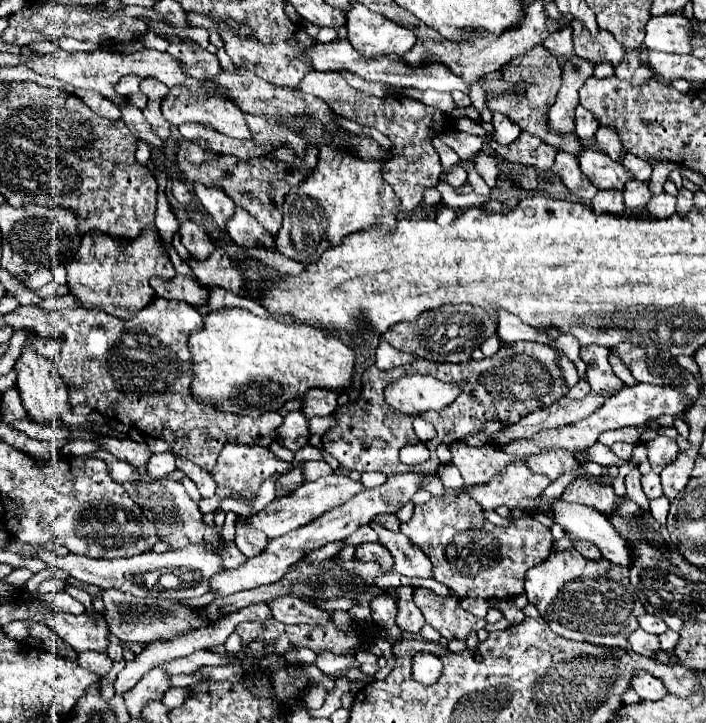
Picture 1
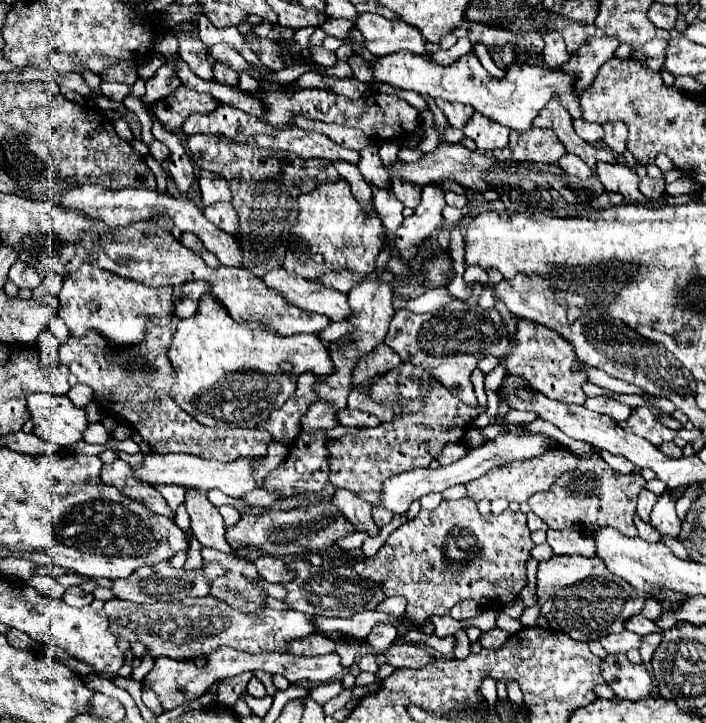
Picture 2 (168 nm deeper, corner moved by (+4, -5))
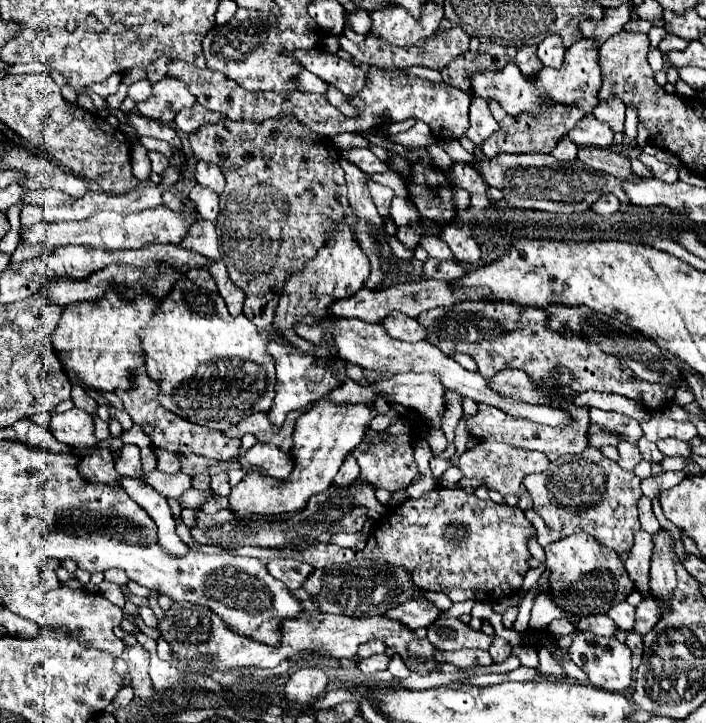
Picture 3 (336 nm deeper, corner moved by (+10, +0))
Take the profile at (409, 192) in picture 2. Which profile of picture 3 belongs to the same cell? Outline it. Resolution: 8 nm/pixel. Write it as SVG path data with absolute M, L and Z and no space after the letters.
M384 172L384 174L374 174L372 180L388 186L394 190L396 196L408 196L408 188L406 188L406 182L404 178L398 174L398 172Z

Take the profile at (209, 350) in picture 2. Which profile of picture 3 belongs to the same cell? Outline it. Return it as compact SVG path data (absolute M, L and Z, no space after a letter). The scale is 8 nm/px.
M180 280L174 284L170 294L156 308L148 326L138 332L138 338L146 358L146 372L152 380L160 384L158 402L168 412L174 412L176 416L186 418L188 422L196 422L200 426L208 426L220 432L228 430L230 426L238 424L254 412L268 412L268 406L272 406L274 398L276 370L274 358L268 354L266 345L274 340L282 344L291 344L283 338L278 338L274 332L260 334L246 316L232 318L220 294L202 290L190 280Z

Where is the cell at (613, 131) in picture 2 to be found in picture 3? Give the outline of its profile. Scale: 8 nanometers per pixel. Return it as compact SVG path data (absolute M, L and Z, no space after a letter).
M616 96L600 100L598 106L594 108L594 116L600 122L606 122L608 126L612 126L614 132L624 130L624 112L626 112L626 104Z

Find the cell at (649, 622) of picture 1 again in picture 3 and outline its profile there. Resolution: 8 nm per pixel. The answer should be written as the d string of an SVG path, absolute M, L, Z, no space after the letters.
M616 602L610 610L608 610L610 618L616 622L616 626L620 626L622 630L632 630L632 622L634 622L634 606L630 606L628 602Z

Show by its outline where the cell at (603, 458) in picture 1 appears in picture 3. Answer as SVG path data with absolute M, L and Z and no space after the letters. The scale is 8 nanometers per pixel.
M480 442L478 446L466 450L460 457L458 467L465 478L476 478L486 480L486 488L498 490L500 494L522 494L526 492L522 486L522 478L532 472L544 472L548 466L548 458L540 452L530 450L516 450L512 446L498 442Z

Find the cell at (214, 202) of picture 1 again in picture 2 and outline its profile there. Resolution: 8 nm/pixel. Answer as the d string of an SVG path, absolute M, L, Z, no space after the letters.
M202 175L198 179L200 191L202 191L202 203L204 205L212 205L212 203L222 203L222 201L230 201L230 189L226 185L226 179L222 179L220 175Z

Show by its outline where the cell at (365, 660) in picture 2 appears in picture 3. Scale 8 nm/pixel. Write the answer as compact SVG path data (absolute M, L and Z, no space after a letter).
M376 654L376 656L370 656L366 660L360 662L360 670L364 674L374 674L374 672L382 672L388 668L388 662L390 662L390 656L388 654Z

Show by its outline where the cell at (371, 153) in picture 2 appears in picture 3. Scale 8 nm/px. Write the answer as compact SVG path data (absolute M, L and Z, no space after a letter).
M368 178L368 186L370 186L370 192L372 192L372 200L378 208L378 214L382 218L382 222L386 224L388 218L390 218L390 202L392 202L392 196L394 192L382 184L376 184L372 178Z

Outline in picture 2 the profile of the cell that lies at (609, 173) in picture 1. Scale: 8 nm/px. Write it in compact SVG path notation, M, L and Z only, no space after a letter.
M598 163L594 173L598 175L598 179L602 181L606 191L618 191L624 195L624 199L628 203L634 203L634 205L646 203L646 199L638 191L640 179L638 179L636 171L628 169L626 165L622 165L622 163Z

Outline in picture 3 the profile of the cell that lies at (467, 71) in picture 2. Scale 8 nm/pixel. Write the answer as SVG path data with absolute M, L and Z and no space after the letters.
M580 40L572 44L562 68L542 68L536 74L536 80L526 80L516 64L508 64L500 72L480 72L472 76L472 90L482 98L498 100L510 116L518 116L522 112L540 112L544 108L544 102L558 102L562 106L576 106L584 112L592 112L598 102L600 86L602 68L598 64L598 48L592 40Z

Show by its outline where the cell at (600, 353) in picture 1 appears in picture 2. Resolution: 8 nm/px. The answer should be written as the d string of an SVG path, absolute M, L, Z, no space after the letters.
M606 395L588 397L584 405L586 405L588 409L592 409L592 411L598 411L598 413L608 415L608 417L610 417L610 419L614 419L616 423L618 423L618 421L628 419L628 417L630 417L630 413L632 413L632 409L630 409L628 405L624 405L624 403L620 403L620 401L612 399L612 397L606 397Z

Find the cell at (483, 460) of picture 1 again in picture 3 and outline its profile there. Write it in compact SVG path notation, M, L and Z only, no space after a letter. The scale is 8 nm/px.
M432 430L430 436L428 436L428 444L430 444L434 456L438 456L440 452L444 452L444 448L446 448L446 438L444 438L442 430Z

